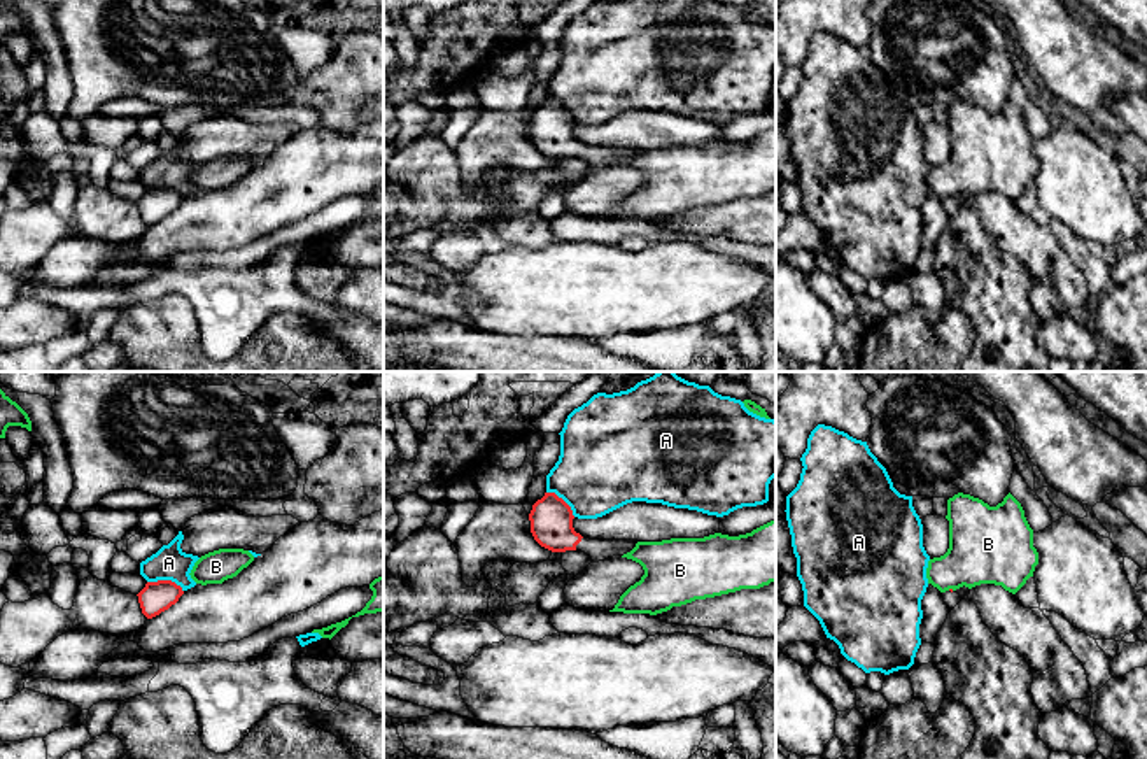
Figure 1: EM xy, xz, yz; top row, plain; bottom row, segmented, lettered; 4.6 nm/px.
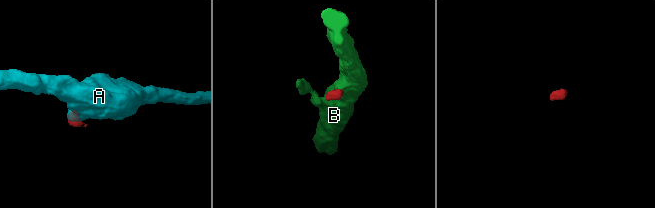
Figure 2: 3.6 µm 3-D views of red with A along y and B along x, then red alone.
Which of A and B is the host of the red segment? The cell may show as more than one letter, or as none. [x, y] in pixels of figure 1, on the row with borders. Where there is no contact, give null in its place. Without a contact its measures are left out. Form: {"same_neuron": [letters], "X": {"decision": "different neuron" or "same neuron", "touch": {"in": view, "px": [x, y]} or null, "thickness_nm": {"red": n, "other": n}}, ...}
{"same_neuron": [], "A": {"decision": "different neuron", "touch": {"in": "xy", "px": [167, 581]}, "thickness_nm": {"red": 140, "other": 160}}, "B": {"decision": "different neuron", "touch": null}}

